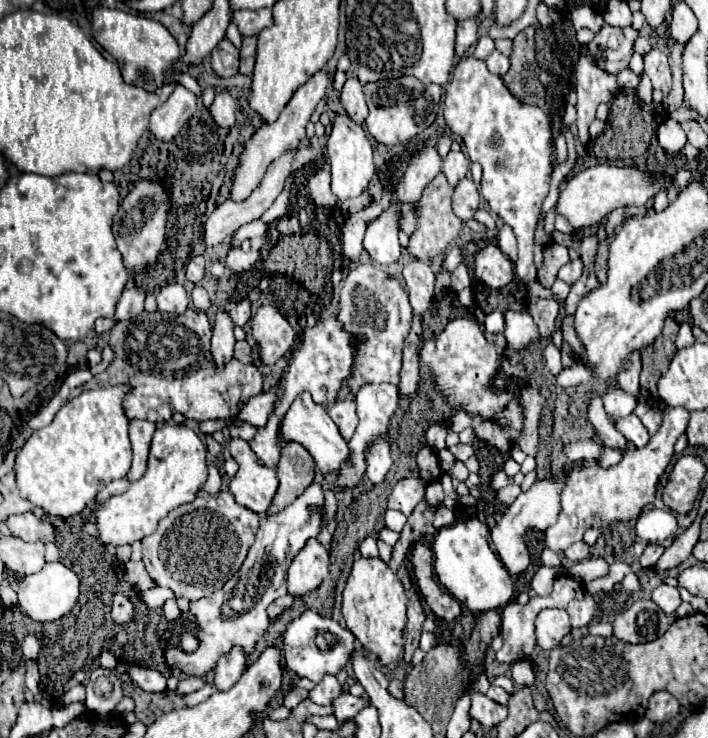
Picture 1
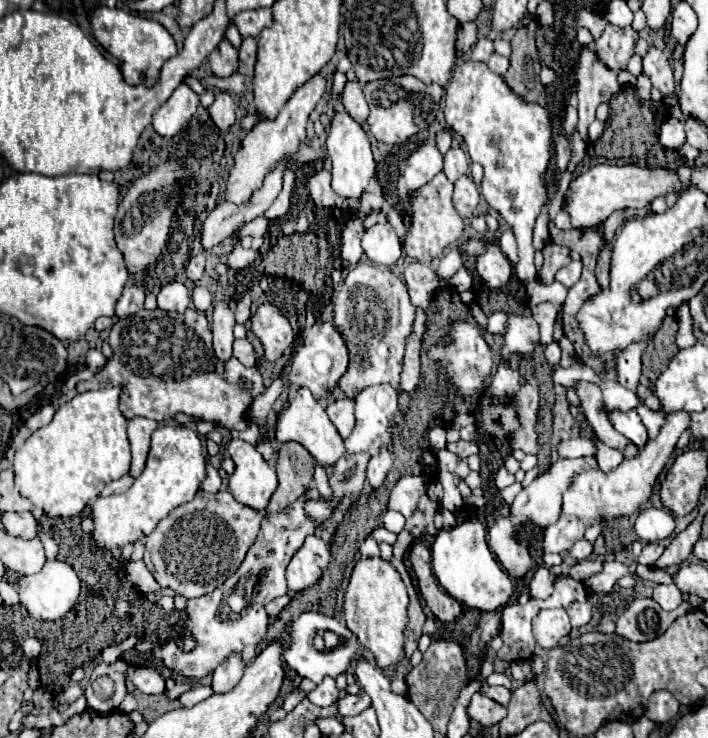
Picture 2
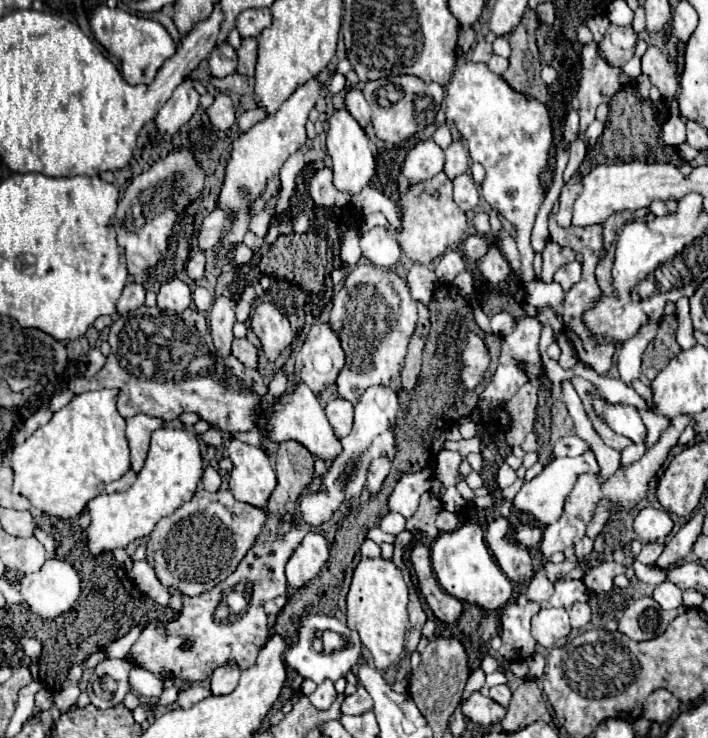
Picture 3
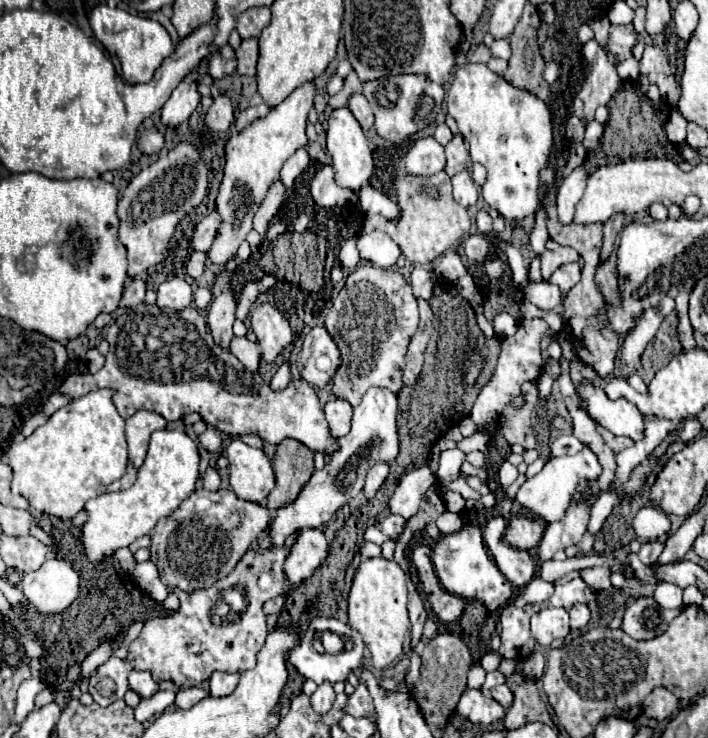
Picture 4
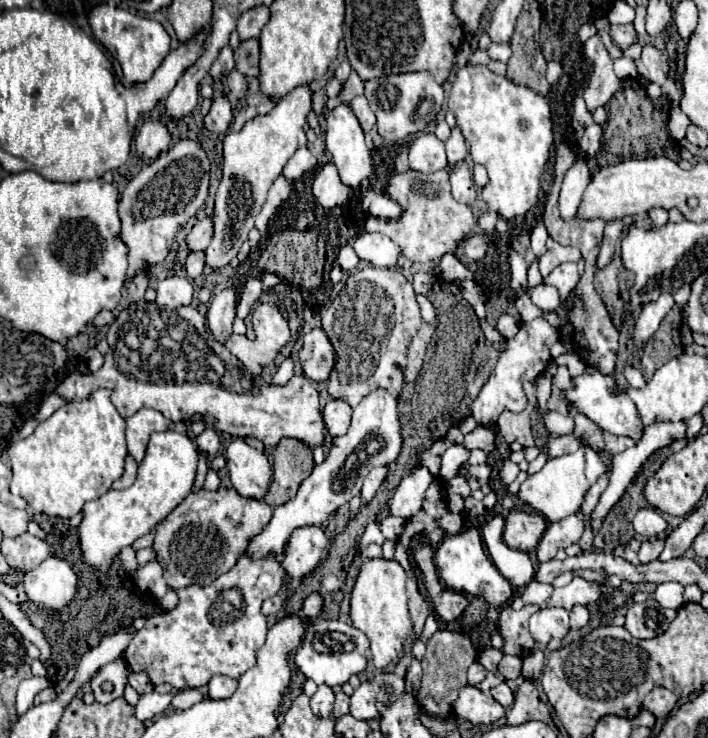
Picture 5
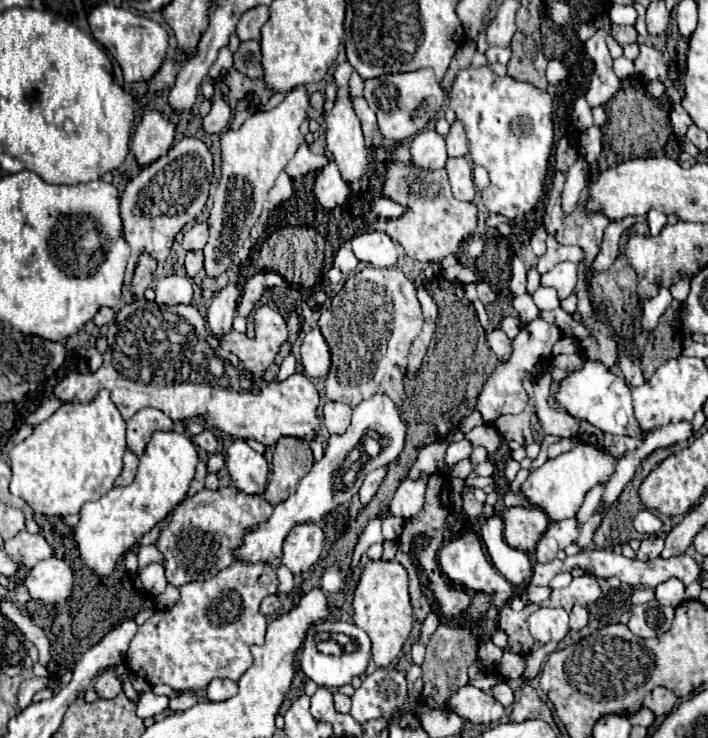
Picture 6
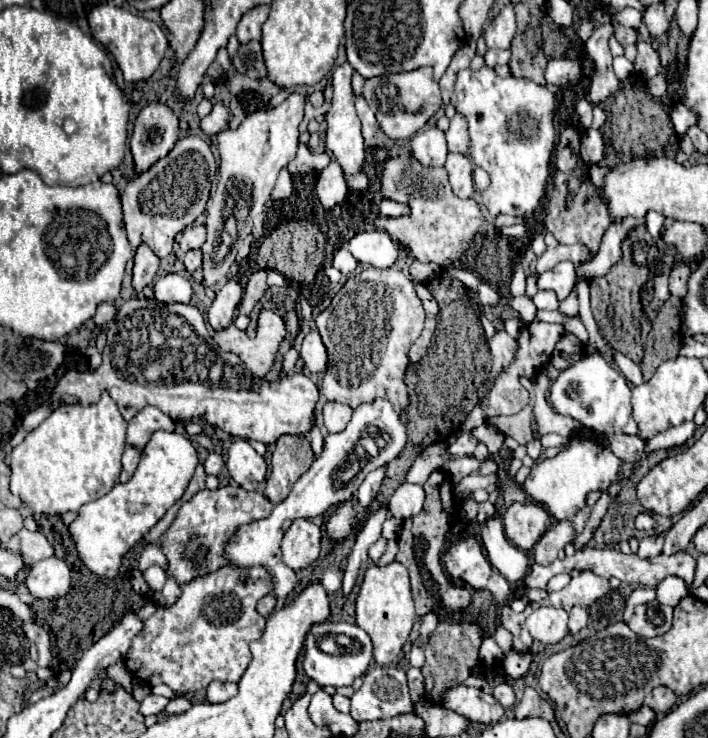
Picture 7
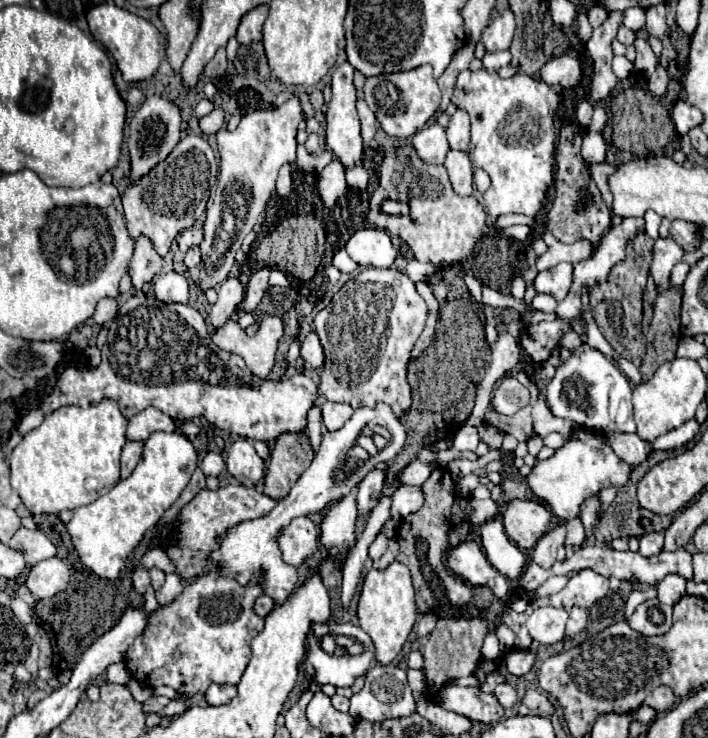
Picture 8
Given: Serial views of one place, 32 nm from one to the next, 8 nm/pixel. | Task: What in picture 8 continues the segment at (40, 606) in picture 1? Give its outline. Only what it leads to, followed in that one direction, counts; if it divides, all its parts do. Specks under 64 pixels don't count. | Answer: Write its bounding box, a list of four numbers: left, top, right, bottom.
[26,558,70,598]

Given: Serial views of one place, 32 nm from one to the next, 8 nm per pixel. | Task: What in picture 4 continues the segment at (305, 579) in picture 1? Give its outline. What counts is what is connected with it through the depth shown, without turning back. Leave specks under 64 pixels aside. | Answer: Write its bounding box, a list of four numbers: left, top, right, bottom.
[284,528,328,584]

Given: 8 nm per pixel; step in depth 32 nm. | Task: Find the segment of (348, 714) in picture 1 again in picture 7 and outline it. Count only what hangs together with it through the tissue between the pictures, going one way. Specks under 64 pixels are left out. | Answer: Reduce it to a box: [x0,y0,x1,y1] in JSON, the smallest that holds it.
[350,666,414,722]

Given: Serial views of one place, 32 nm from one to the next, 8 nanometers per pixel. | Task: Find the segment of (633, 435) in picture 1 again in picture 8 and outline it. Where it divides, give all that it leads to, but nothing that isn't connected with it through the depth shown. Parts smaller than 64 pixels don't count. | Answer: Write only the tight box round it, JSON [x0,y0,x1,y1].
[544,344,636,434]

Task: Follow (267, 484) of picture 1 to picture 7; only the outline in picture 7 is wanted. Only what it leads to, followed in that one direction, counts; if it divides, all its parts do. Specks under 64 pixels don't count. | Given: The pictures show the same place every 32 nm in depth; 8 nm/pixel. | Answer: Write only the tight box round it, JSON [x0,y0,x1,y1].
[226,440,266,490]

